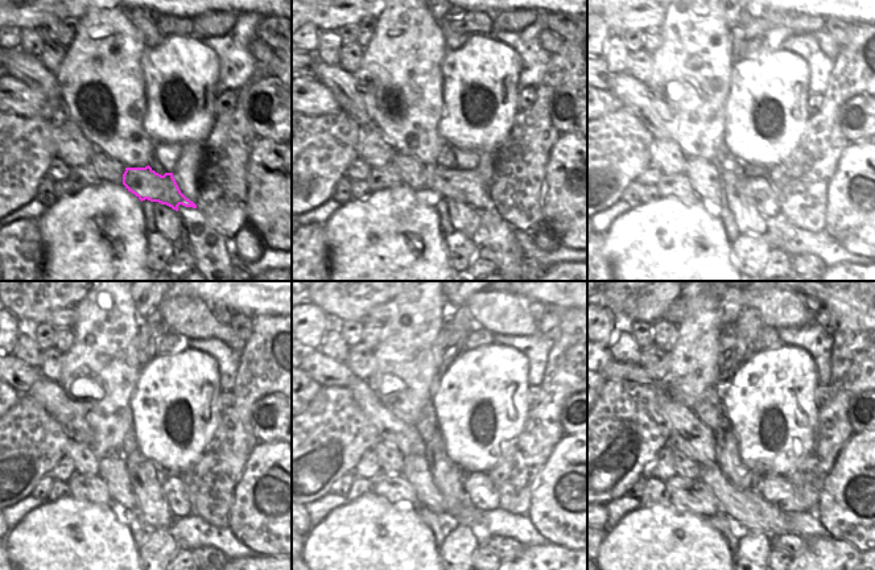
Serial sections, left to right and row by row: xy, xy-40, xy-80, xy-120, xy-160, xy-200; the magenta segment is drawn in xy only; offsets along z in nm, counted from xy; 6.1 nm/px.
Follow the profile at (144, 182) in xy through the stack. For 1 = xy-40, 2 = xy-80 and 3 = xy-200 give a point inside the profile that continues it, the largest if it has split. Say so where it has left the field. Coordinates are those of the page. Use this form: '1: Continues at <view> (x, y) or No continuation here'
1: Continues at xy-40 (466, 186)
2: Continues at xy-80 (762, 186)
3: Continues at xy-200 (776, 490)

